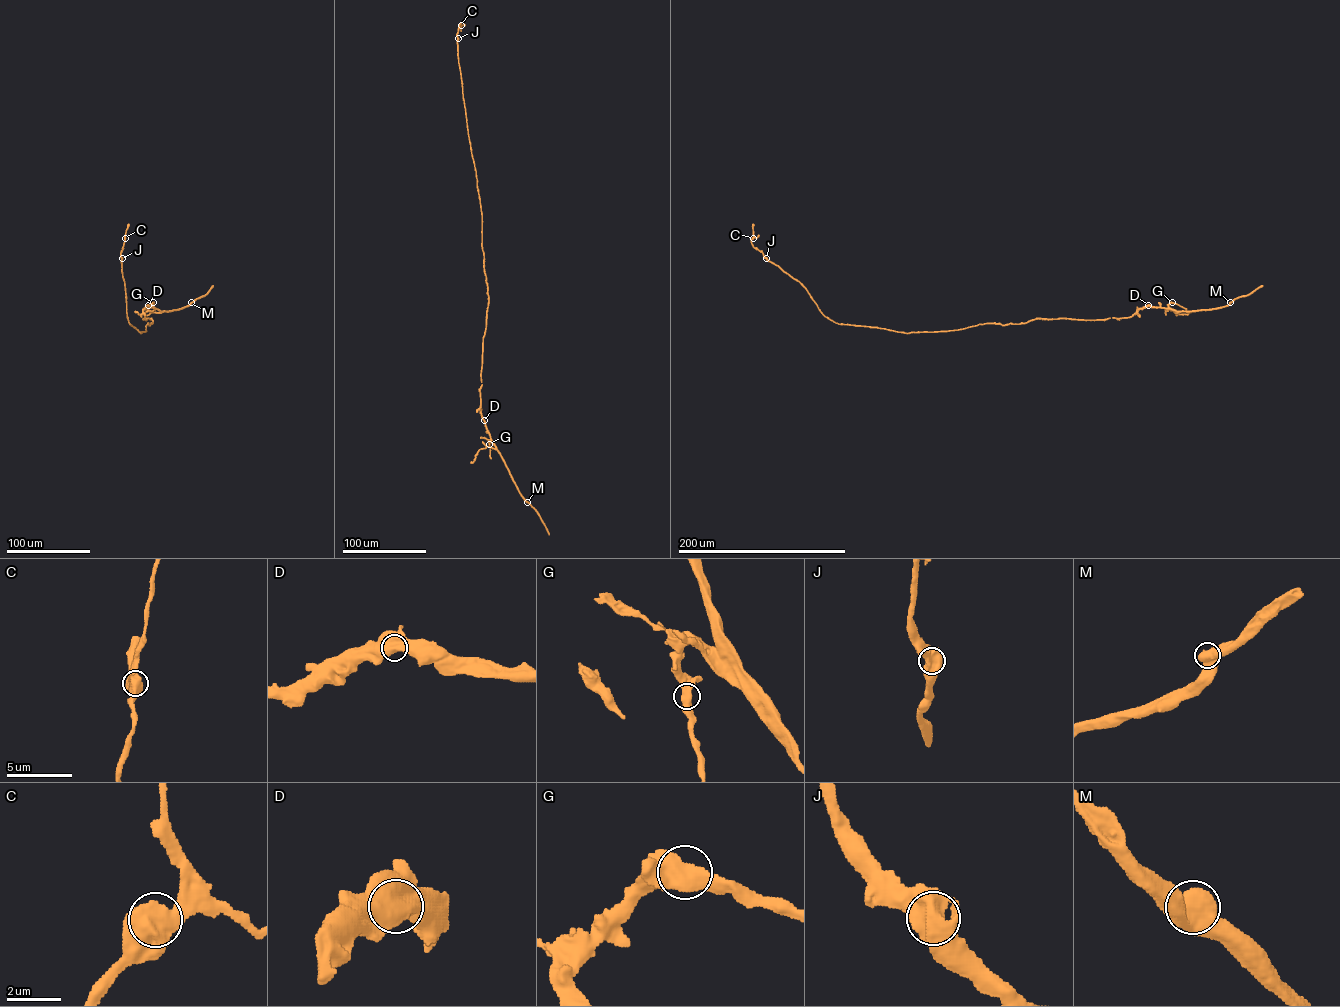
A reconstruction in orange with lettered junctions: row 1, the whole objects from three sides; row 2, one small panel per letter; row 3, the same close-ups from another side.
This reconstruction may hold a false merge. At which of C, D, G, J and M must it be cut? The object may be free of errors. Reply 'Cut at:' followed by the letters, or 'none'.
Cut at: none

